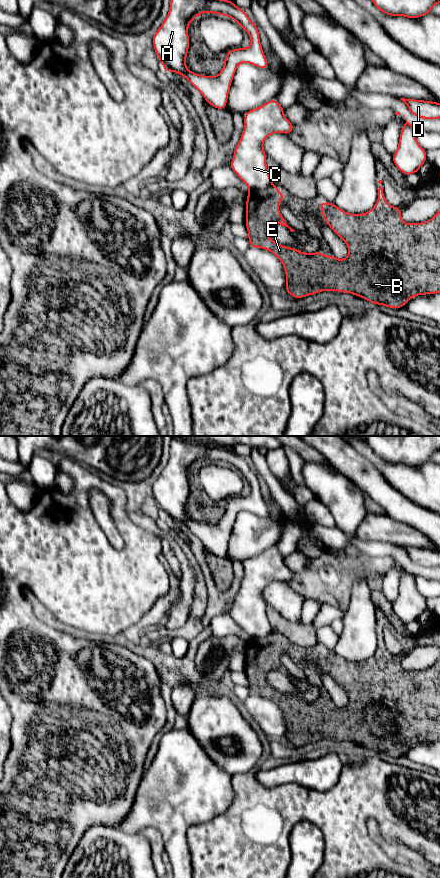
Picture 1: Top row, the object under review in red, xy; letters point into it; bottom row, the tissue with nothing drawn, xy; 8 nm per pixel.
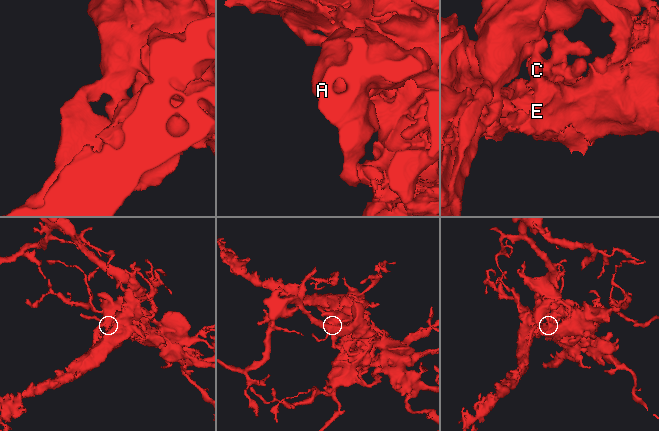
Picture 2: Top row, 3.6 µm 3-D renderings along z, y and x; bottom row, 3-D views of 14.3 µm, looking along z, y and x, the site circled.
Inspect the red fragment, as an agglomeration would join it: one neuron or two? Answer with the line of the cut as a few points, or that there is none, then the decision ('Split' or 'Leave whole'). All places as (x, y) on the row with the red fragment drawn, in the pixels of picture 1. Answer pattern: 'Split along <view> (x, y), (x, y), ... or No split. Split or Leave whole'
Split along xy (272, 184), (264, 189), (250, 190). Split

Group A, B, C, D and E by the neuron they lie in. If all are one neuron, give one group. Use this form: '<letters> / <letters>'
A C D / B E

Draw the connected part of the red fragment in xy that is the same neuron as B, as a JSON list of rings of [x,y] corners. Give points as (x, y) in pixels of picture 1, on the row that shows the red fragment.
[[[271,185],[265,190],[250,190],[247,195],[246,199],[246,228],[248,230],[248,240],[250,243],[250,247],[253,248],[262,248],[265,250],[268,250],[272,252],[283,264],[284,270],[285,270],[285,275],[286,275],[286,285],[284,287],[284,290],[287,291],[293,298],[295,299],[301,299],[303,297],[309,296],[309,295],[314,295],[317,294],[321,291],[338,291],[341,293],[350,293],[353,295],[356,295],[358,297],[363,298],[366,301],[369,301],[373,303],[375,306],[376,305],[383,305],[388,308],[392,309],[398,309],[404,307],[410,298],[418,295],[428,295],[428,294],[436,294],[440,293],[440,210],[428,221],[426,222],[421,222],[421,223],[411,223],[407,224],[402,220],[401,217],[401,208],[400,207],[394,207],[391,206],[385,199],[384,193],[383,193],[383,188],[379,185],[378,189],[378,199],[375,204],[375,206],[368,212],[363,213],[363,214],[353,214],[353,213],[347,213],[341,208],[337,207],[334,203],[330,202],[320,202],[319,207],[320,211],[324,217],[324,220],[326,224],[346,243],[348,249],[349,249],[349,254],[346,258],[344,259],[337,259],[335,256],[326,256],[322,252],[314,252],[314,253],[305,253],[301,252],[293,247],[285,247],[276,241],[272,240],[268,234],[267,234],[267,227],[271,223],[279,223],[282,226],[286,226],[290,229],[291,232],[294,232],[295,230],[289,227],[286,223],[286,220],[282,217],[280,214],[280,209],[278,207],[278,204],[286,198],[286,195],[282,194],[279,191],[279,188],[275,185]]]

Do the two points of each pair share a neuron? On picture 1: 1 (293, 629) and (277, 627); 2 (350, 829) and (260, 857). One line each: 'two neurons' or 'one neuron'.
1: one neuron
2: one neuron

